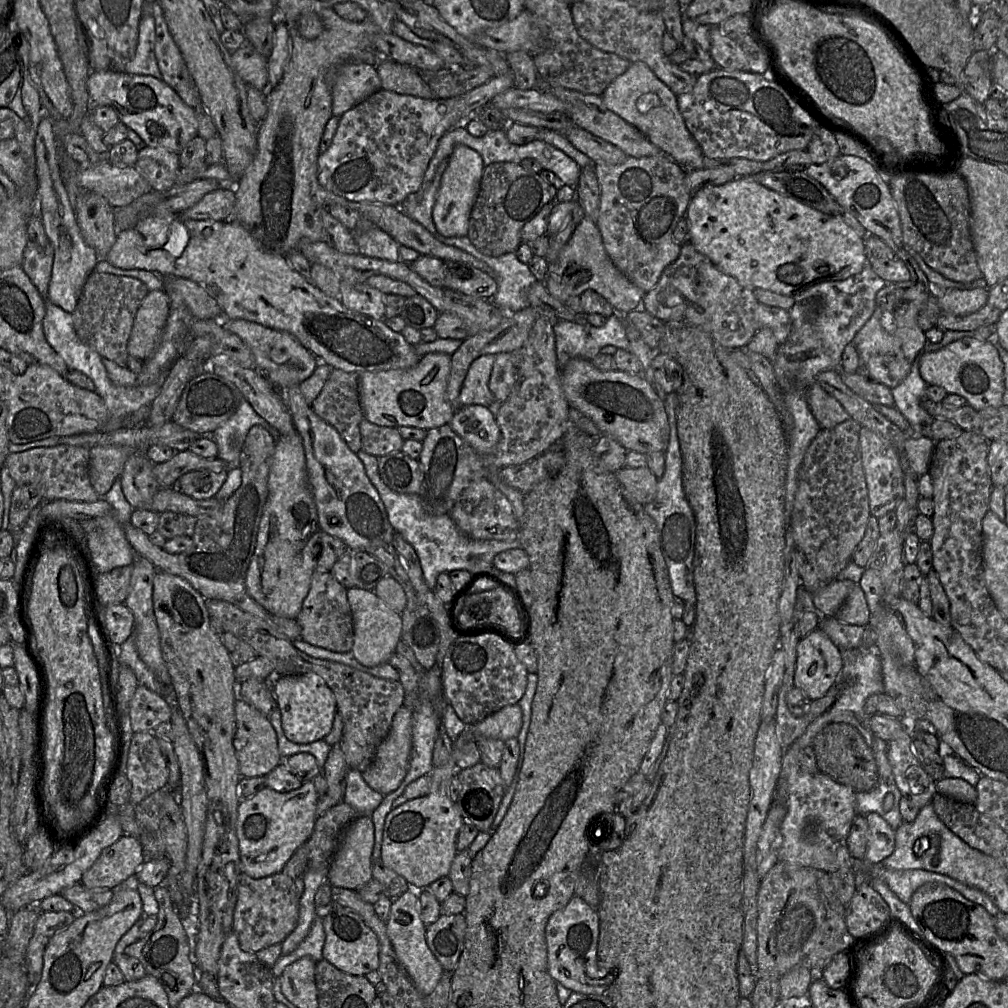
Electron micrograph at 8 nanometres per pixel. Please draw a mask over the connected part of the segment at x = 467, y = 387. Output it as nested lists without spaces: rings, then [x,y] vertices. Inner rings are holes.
[[[484,354],[470,365],[459,395],[460,406],[481,405],[497,414],[502,403],[498,402],[489,389],[489,380],[495,354]]]

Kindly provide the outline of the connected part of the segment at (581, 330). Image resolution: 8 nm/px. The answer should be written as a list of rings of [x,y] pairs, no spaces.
[[[614,313],[602,327],[583,326],[574,320],[557,321],[553,327],[559,369],[575,357],[592,361],[607,345],[625,350],[630,347],[620,314]]]

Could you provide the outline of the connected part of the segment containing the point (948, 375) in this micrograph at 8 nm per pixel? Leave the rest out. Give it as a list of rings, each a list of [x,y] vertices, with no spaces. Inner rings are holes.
[[[964,337],[940,350],[922,352],[919,355],[919,370],[921,377],[929,385],[940,386],[947,393],[964,397],[976,409],[1003,405],[1004,363],[997,347],[988,340]]]

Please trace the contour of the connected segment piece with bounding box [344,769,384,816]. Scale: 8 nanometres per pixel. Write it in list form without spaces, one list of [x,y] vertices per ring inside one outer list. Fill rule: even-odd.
[[[350,769],[346,777],[344,802],[352,806],[360,815],[369,815],[380,806],[384,795],[373,790],[363,779],[362,773]]]

